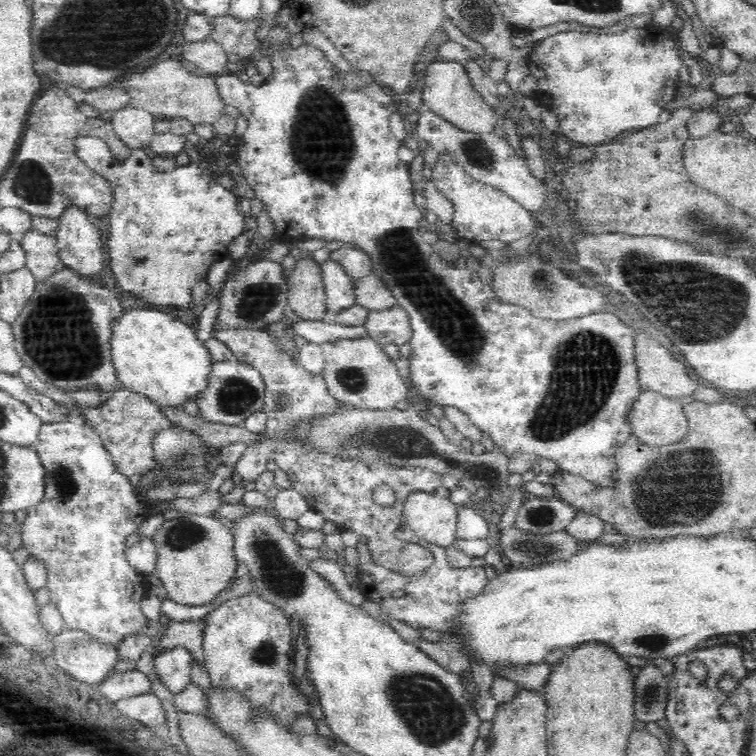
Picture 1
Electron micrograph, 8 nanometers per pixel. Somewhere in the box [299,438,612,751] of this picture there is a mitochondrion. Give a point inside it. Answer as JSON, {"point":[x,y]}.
{"point":[427,707]}

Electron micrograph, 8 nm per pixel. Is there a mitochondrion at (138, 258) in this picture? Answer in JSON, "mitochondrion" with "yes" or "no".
{"mitochondrion":"yes"}

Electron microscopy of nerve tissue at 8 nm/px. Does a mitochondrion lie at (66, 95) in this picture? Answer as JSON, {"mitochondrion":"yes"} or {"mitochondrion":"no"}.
{"mitochondrion":"no"}

